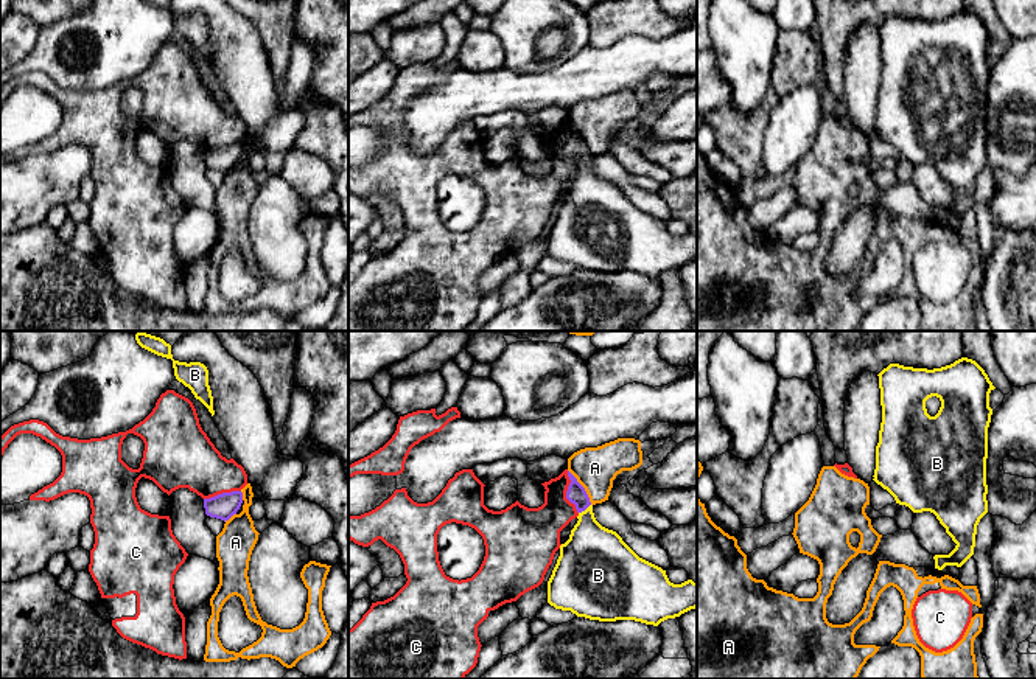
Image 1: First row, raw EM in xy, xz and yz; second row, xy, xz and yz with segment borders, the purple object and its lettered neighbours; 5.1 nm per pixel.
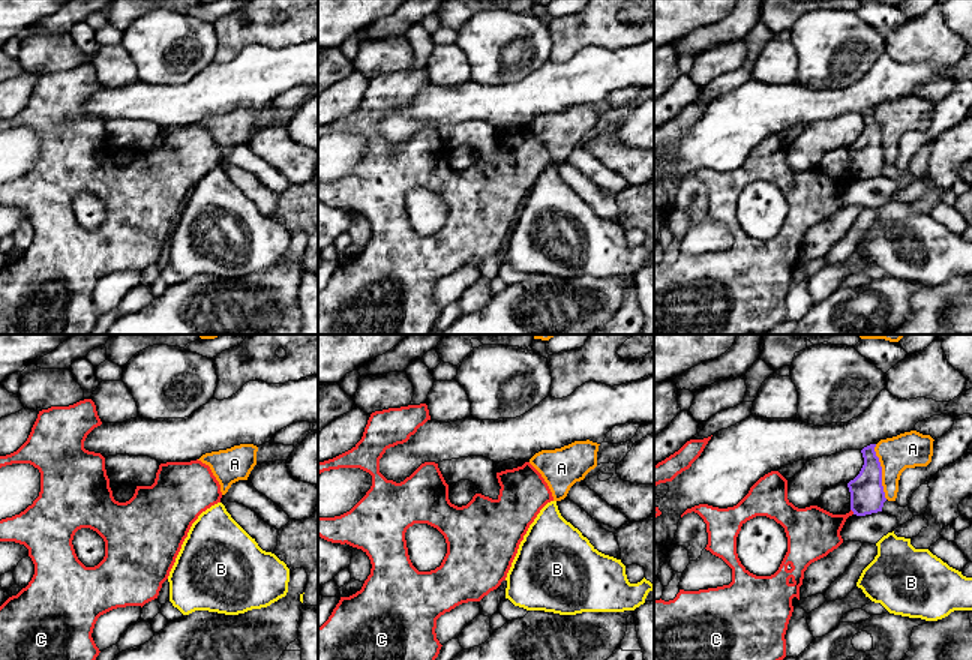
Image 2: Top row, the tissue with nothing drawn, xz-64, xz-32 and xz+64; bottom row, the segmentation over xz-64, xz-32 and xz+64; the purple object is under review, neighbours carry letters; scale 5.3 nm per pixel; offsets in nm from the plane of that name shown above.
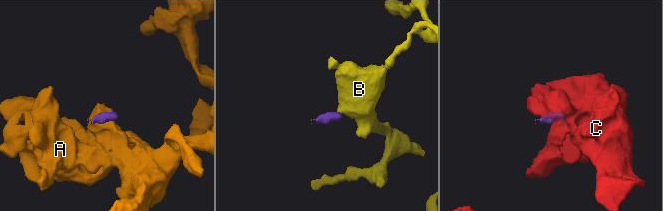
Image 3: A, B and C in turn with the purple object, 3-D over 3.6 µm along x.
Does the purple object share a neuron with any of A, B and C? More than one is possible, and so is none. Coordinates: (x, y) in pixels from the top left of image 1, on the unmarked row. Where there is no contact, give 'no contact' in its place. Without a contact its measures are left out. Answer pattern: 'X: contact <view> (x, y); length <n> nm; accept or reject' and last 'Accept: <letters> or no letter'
A: contact xz (582, 139); length 220 nm; reject
B: contact xz (584, 162); length 80 nm; accept
C: contact xz (566, 145); length 240 nm; reject
Accept: B

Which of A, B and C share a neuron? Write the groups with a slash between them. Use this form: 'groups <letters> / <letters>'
groups A / B / C

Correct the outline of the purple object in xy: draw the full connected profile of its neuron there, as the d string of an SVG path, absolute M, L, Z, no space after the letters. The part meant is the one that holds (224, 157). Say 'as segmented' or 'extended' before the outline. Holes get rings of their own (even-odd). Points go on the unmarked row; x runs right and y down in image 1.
as segmented; M241 143L222 145L215 149L204 151L205 166L210 169L221 171L224 174L229 172L233 166L236 166L241 155Z

